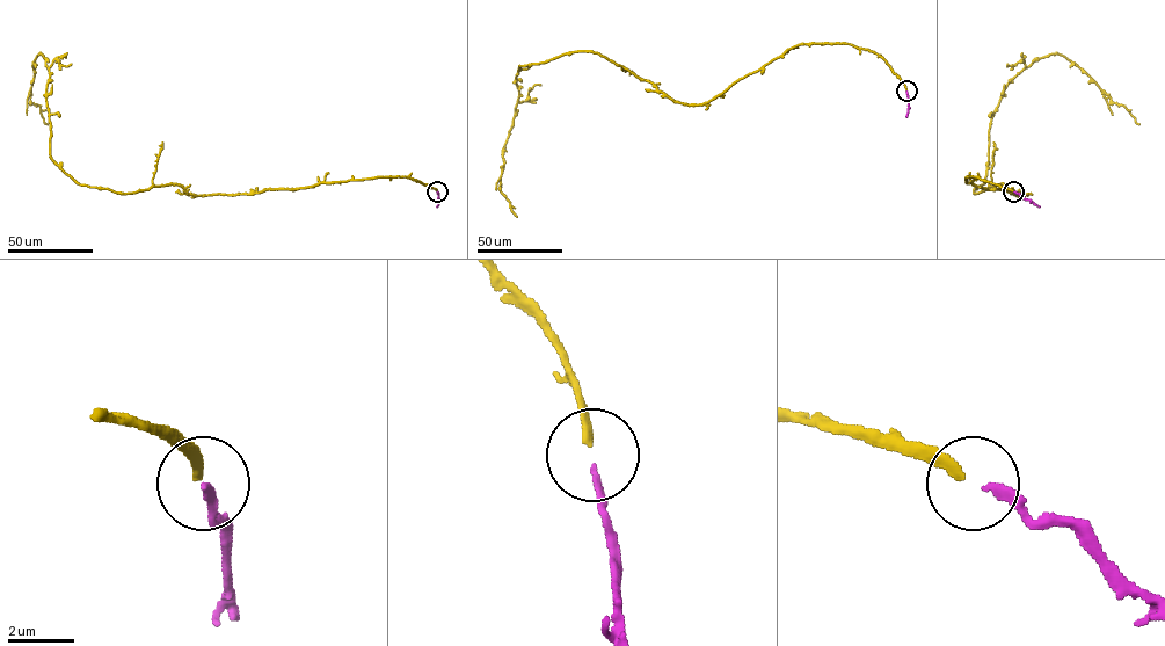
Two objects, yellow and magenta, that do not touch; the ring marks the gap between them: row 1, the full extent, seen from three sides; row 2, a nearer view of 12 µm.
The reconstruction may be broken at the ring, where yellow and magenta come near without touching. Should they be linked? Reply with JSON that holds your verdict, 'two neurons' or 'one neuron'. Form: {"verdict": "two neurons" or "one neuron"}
{"verdict": "one neuron"}

